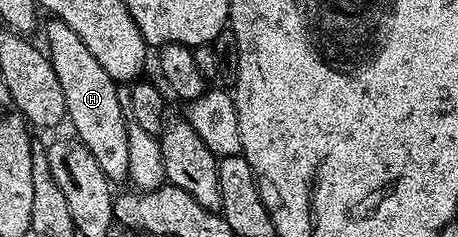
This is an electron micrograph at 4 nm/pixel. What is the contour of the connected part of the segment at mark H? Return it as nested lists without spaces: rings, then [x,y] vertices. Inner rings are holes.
[[[49,20],[43,26],[47,57],[59,76],[59,88],[63,88],[65,112],[68,121],[73,121],[72,133],[95,156],[99,168],[108,176],[110,183],[128,179],[128,121],[123,109],[123,98],[117,95],[118,83],[103,70],[103,67],[83,40],[65,22]]]

